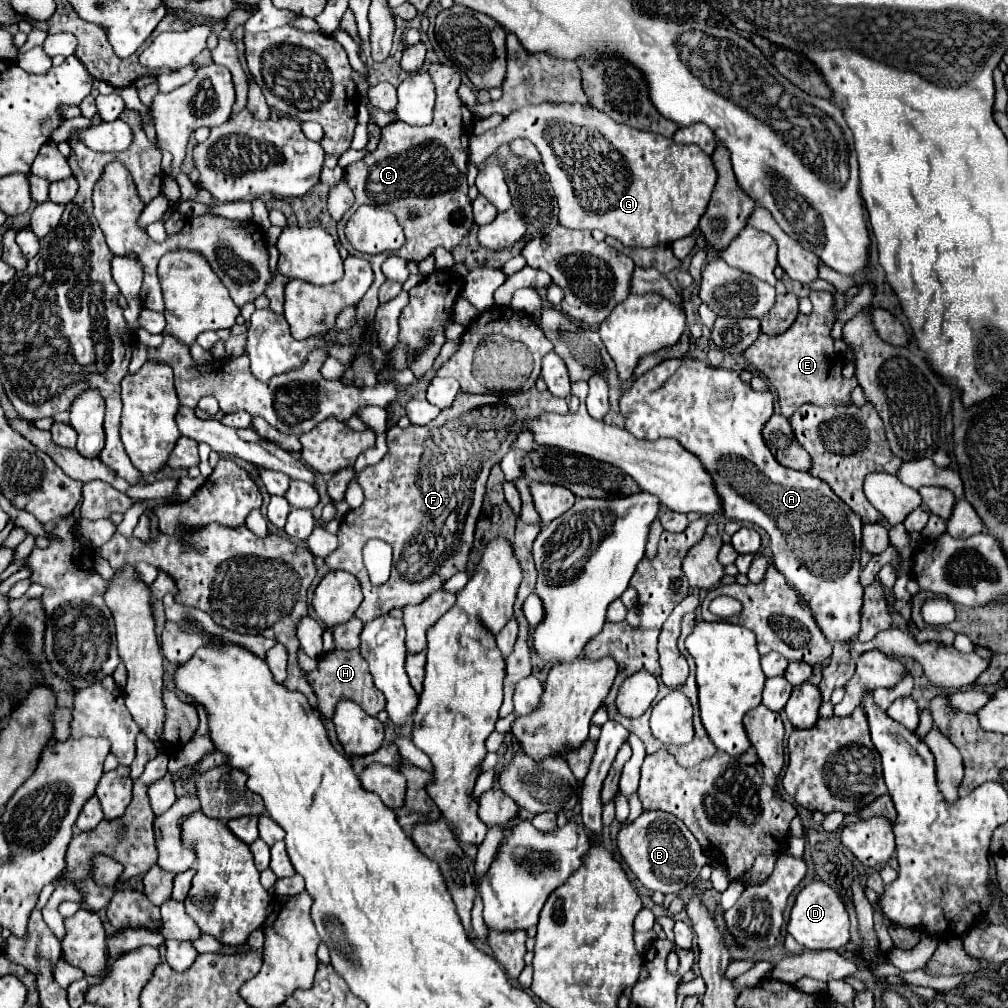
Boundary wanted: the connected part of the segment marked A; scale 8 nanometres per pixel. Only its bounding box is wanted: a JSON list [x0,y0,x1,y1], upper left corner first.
[620,358,864,644]

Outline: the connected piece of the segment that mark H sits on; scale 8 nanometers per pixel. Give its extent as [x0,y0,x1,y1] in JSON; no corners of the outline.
[306,650,384,718]

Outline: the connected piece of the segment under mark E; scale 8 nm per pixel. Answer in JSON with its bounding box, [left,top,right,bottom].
[744,292,856,418]

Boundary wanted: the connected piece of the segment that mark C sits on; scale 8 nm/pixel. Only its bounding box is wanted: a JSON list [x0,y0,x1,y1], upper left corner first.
[338,62,472,326]

